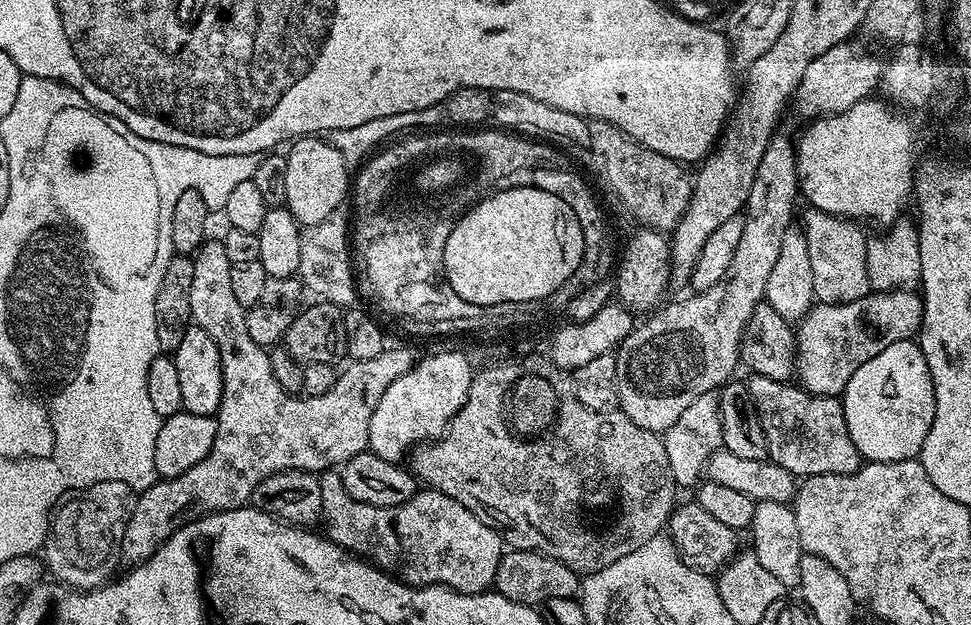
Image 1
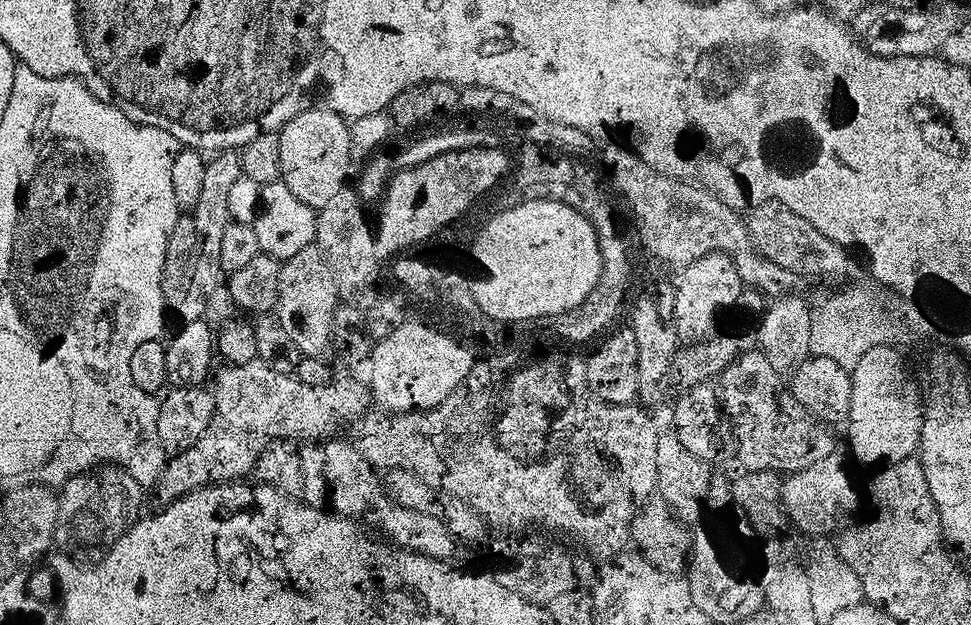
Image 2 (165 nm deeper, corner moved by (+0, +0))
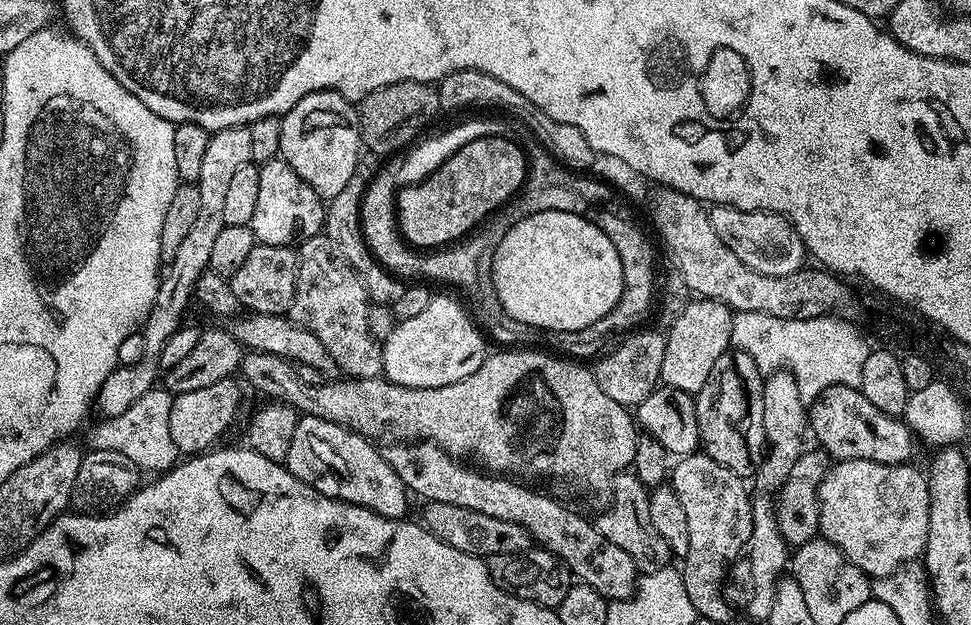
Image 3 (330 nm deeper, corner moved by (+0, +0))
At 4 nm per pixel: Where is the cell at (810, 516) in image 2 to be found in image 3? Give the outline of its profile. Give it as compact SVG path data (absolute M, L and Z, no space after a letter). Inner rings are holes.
M837 460L829 467L828 472L820 480L820 531L823 539L829 540L854 566L858 566L870 578L891 576L905 564L913 563L917 558L923 557L926 538L928 537L928 523L930 522L930 494L928 493L928 477L923 471L912 468L907 464L883 464L882 462L866 462L865 460Z

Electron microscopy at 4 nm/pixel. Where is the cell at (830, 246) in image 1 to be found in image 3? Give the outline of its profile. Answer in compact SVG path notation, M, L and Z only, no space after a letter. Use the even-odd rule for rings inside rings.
M712 204L708 208L708 217L710 226L714 226L714 234L718 234L718 238L722 238L750 270L758 270L758 274L767 276L793 276L805 267L804 243L785 216L777 212L740 212L725 204Z

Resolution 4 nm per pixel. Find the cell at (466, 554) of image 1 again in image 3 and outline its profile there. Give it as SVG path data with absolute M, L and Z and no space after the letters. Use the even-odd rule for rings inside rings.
M301 415L298 426L294 426L294 438L290 438L290 452L286 467L294 478L309 482L320 482L323 476L336 476L334 495L363 508L374 510L374 514L399 520L407 517L410 493L402 478L394 474L390 462L386 462L383 451L375 448L367 436L359 436L341 424L323 420L317 416Z

